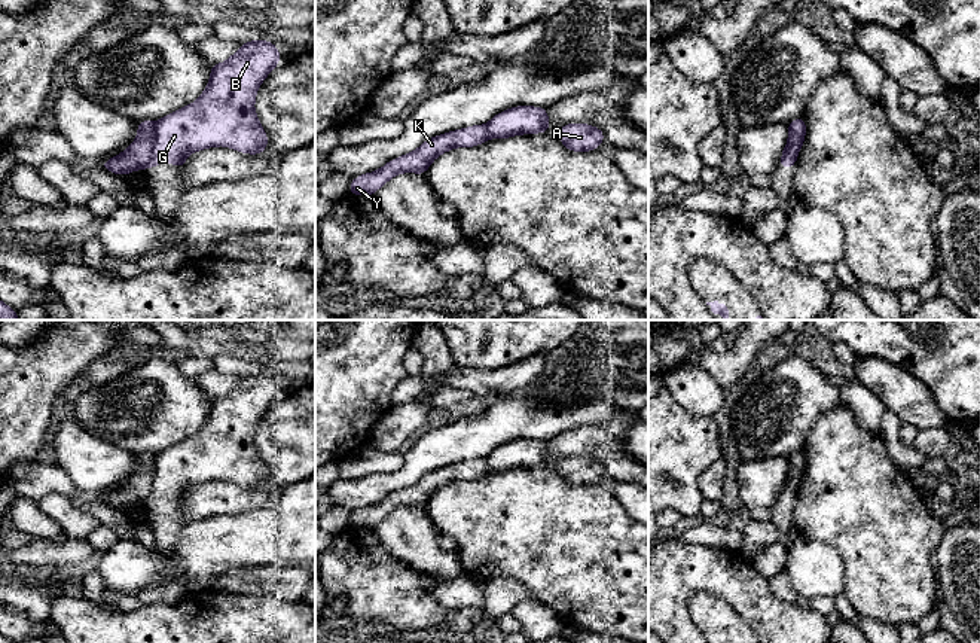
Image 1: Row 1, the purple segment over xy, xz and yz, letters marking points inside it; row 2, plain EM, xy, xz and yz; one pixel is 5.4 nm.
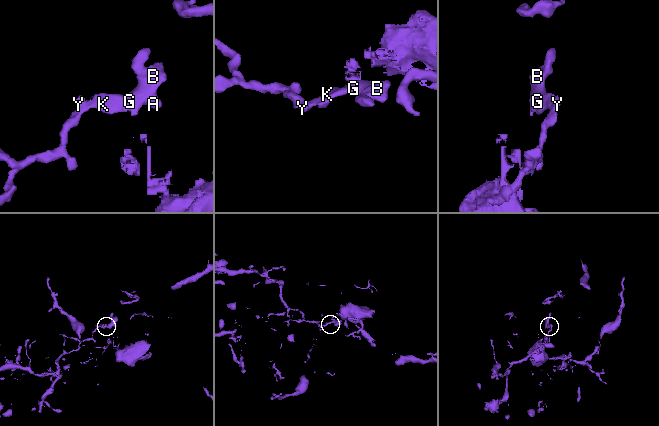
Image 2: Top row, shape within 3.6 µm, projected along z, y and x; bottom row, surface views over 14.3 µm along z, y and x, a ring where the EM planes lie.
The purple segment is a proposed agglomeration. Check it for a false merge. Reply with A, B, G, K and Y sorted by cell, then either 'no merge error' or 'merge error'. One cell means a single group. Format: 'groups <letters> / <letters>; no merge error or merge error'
groups A B G / K Y; merge error

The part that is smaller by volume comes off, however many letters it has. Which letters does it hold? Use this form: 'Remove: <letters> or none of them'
Remove: K, Y

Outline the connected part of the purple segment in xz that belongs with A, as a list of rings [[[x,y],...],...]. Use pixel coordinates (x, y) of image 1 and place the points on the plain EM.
[[[565,457],[561,460],[559,472],[568,484],[589,485],[604,476],[604,464],[587,457]]]

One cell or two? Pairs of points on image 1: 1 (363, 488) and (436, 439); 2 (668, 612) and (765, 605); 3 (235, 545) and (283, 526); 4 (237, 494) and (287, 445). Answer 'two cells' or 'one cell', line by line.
1: one cell
2: one cell
3: one cell
4: one cell

